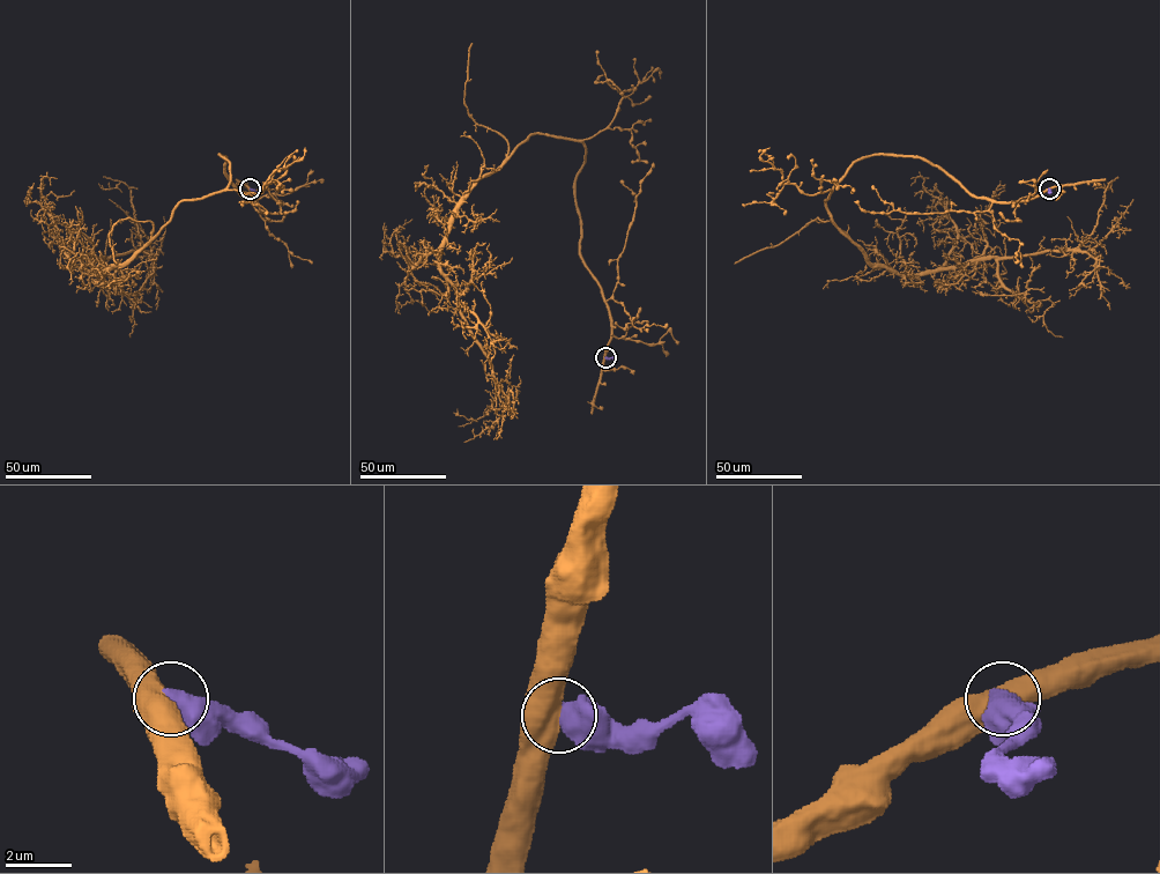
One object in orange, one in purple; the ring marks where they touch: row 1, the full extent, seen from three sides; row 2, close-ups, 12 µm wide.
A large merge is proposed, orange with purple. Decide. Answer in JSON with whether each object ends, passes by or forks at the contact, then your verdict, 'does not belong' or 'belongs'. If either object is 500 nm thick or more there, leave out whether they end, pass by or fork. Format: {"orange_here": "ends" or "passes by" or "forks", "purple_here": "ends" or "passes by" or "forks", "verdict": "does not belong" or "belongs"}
{"verdict": "does not belong"}

